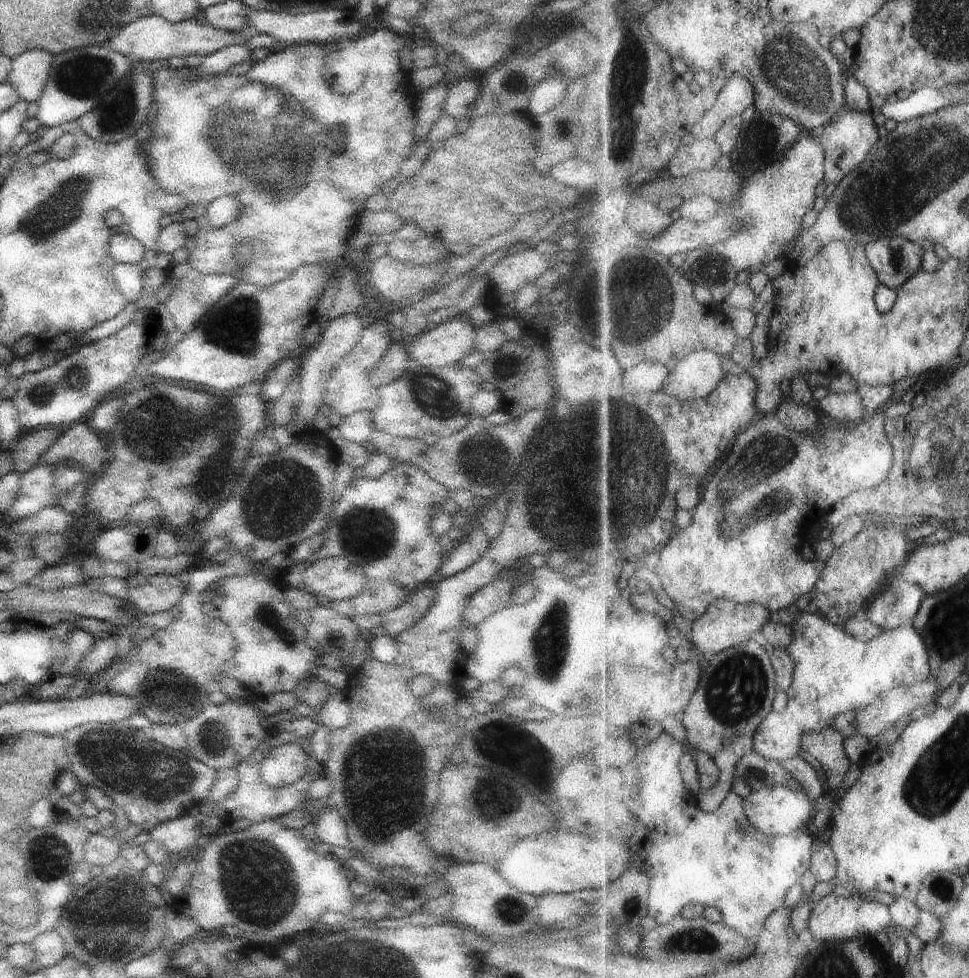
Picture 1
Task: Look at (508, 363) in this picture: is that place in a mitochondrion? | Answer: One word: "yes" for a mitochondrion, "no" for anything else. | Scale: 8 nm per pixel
no

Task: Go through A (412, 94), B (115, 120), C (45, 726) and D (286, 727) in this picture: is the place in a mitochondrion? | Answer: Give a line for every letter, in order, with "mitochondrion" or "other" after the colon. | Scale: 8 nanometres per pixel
A: other
B: mitochondrion
C: other
D: other

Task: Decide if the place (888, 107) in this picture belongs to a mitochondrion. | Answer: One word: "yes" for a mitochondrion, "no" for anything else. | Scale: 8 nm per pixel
no

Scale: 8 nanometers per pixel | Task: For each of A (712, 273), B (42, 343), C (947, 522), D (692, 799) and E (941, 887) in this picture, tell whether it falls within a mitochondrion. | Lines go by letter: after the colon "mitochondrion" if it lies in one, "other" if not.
A: mitochondrion
B: other
C: other
D: other
E: other

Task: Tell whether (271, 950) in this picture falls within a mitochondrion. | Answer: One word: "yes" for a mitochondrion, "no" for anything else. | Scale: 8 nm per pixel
no

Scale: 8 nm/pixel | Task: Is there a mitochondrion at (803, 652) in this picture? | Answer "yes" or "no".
no

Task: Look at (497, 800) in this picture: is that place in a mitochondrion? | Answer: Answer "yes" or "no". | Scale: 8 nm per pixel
yes

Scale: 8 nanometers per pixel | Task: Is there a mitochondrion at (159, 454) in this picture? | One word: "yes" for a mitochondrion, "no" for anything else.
yes

